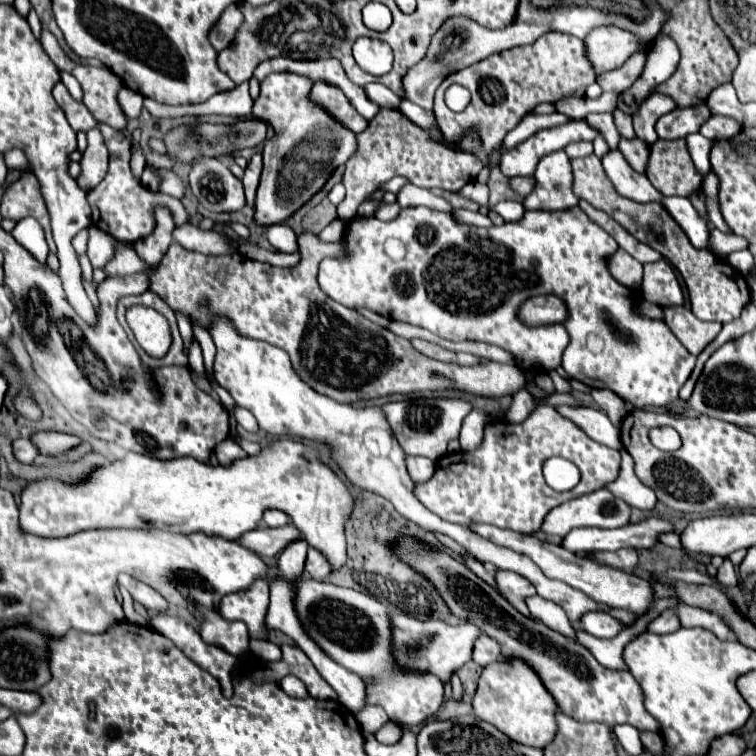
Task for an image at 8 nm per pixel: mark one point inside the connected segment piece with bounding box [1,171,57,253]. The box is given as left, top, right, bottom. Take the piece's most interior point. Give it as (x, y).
(23, 198)

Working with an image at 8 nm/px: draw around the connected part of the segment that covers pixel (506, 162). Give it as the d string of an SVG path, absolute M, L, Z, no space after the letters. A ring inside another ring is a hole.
M585 119L569 121L551 129L541 129L537 131L537 135L531 135L525 143L503 155L501 171L507 177L533 175L541 157L563 149L571 141L593 141L595 137L597 131L591 129Z

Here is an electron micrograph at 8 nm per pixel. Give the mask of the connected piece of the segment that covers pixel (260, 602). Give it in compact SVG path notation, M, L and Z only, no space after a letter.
M255 581L247 591L225 595L219 603L219 611L225 619L237 619L247 623L251 639L265 639L263 619L269 605L269 585L265 581Z

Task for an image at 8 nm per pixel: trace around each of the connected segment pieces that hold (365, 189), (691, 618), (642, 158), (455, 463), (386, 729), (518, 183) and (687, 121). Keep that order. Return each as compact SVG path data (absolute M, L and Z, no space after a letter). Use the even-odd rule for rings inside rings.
M379 109L379 113L369 121L367 129L357 133L357 151L345 163L345 173L341 179L341 183L347 189L347 195L337 205L335 219L349 223L355 217L357 207L375 191L379 191L383 183L397 175L407 177L417 187L439 187L447 191L457 191L463 185L475 181L481 169L483 163L479 157L471 153L453 151L429 139L427 131L417 127L415 123L409 123L409 119L405 119L405 115L401 115L399 109Z
M679 603L677 613L681 619L681 627L703 627L703 629L713 631L719 639L731 639L733 637L733 631L729 629L729 625L721 617L717 617L715 613L711 613L707 609Z
M621 139L619 141L619 149L623 151L627 163L631 167L635 167L637 173L645 175L645 171L647 171L647 159L649 159L649 145L645 141L641 141L641 139L635 139L635 141Z
M539 405L519 425L505 423L505 419L495 419L489 423L479 449L471 453L457 451L443 455L443 459L437 461L435 475L423 485L415 485L415 495L429 511L463 527L471 527L473 523L489 523L519 533L535 533L541 527L543 517L553 507L597 491L605 483L613 481L619 473L619 463L619 451L593 441L579 425L559 415L555 407ZM561 451L565 459L577 461L577 467L581 469L581 485L565 493L551 489L541 473L543 461L547 457L561 455Z
M385 723L377 733L375 733L375 737L377 737L377 741L379 743L385 745L395 744L395 741L399 741L399 737L401 737L401 729L395 725L395 723Z
M525 177L509 179L509 185L511 185L511 189L513 189L519 197L527 197L527 195L533 191L533 187L535 187L535 177L529 177L529 179L525 179Z
M707 105L699 107L677 107L671 113L665 113L655 123L655 131L661 139L681 139L685 135L697 133L699 127L711 117Z

